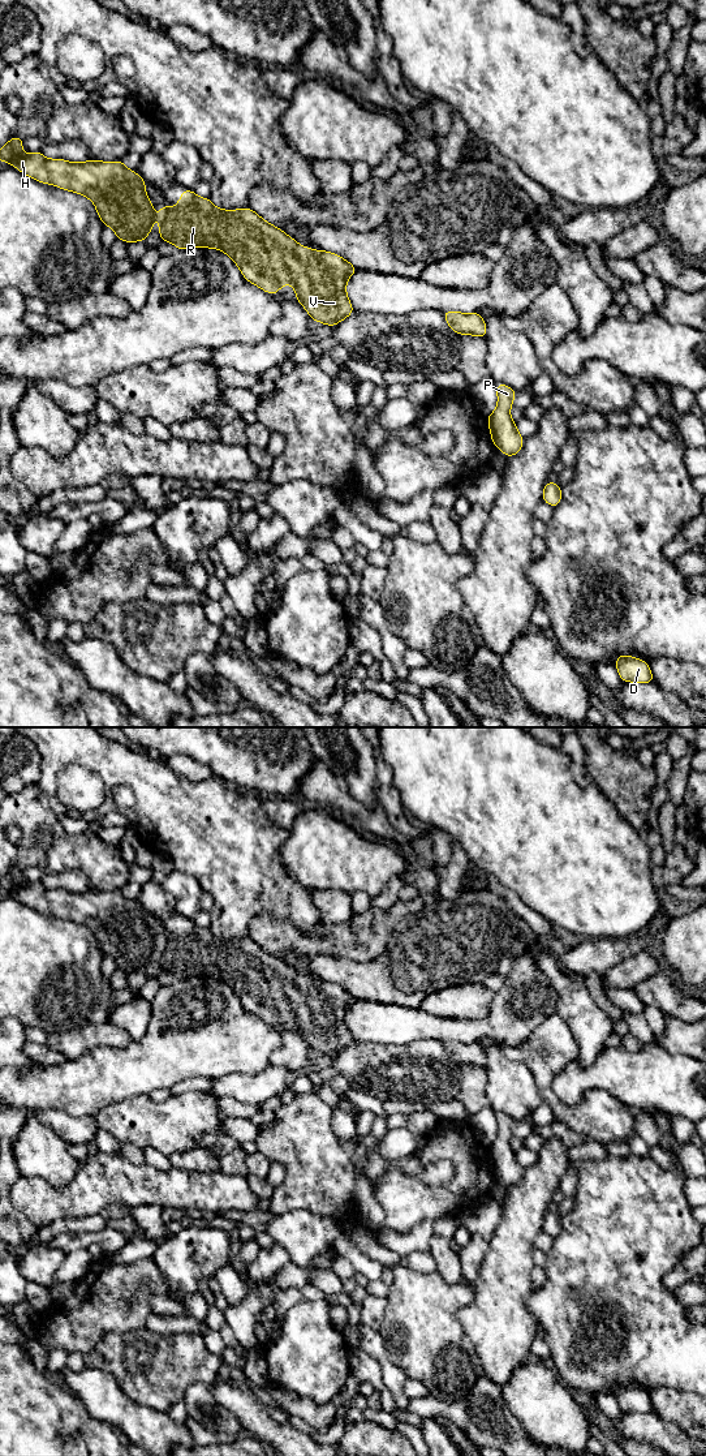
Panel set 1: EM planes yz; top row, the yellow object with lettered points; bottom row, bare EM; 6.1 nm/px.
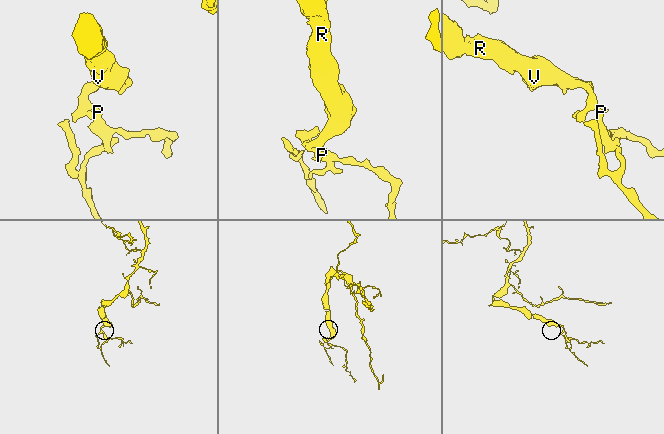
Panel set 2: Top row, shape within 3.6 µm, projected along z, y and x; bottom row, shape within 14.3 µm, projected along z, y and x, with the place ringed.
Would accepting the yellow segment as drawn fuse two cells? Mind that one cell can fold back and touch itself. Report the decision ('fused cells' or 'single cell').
single cell

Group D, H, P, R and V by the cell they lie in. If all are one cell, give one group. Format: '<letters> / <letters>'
D H P R V

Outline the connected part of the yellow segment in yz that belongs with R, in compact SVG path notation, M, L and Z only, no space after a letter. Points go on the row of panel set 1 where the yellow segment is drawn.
M185 189L172 210L160 206L160 242L173 242L176 250L185 248L212 248L228 254L241 270L244 278L270 295L276 295L281 284L292 284L296 301L306 309L310 318L335 327L353 314L346 296L348 278L358 271L343 257L324 250L313 250L294 241L280 228L263 220L251 209L220 210L210 198L201 198Z

